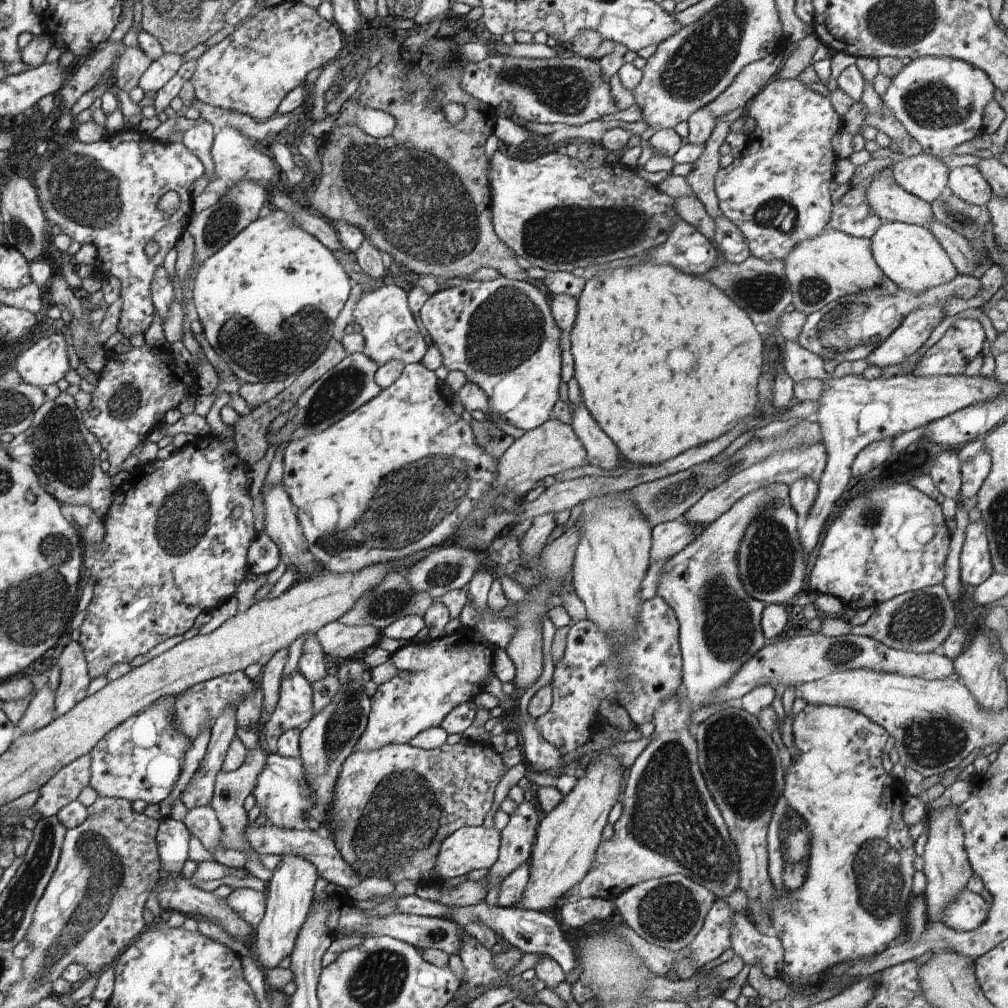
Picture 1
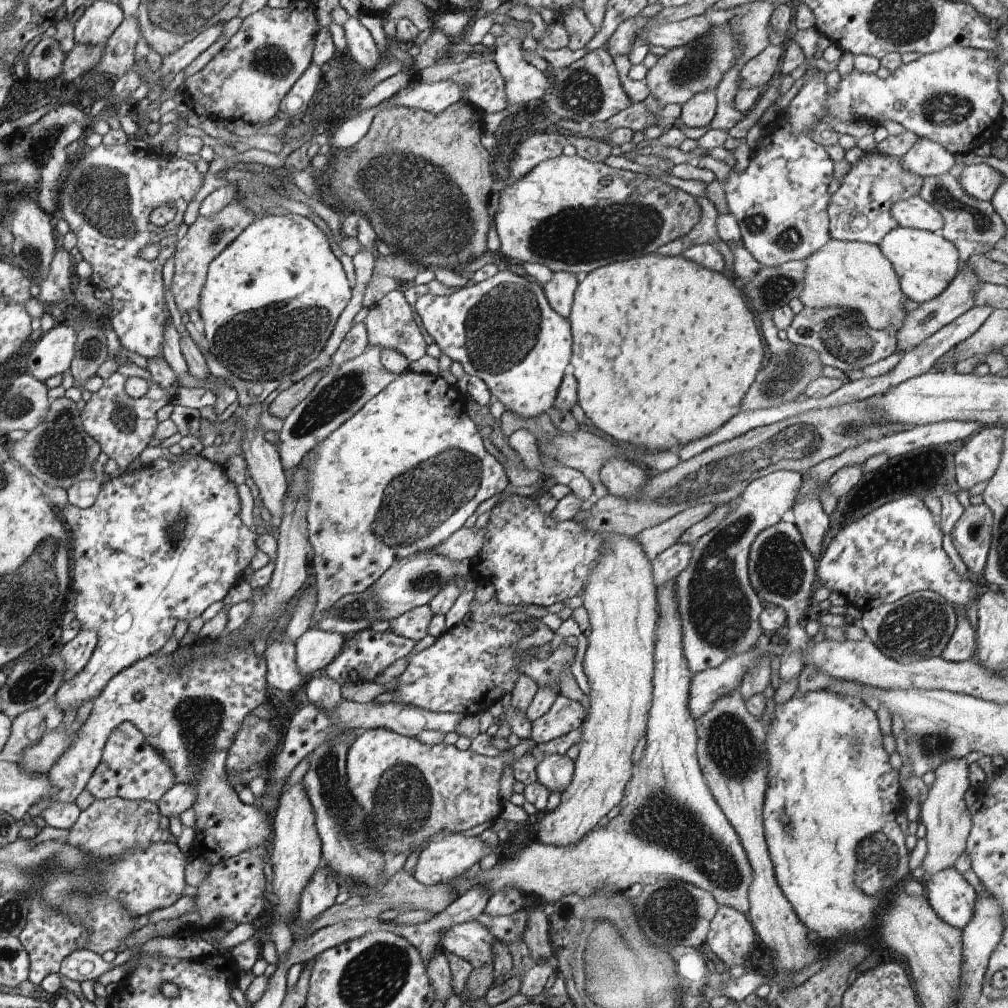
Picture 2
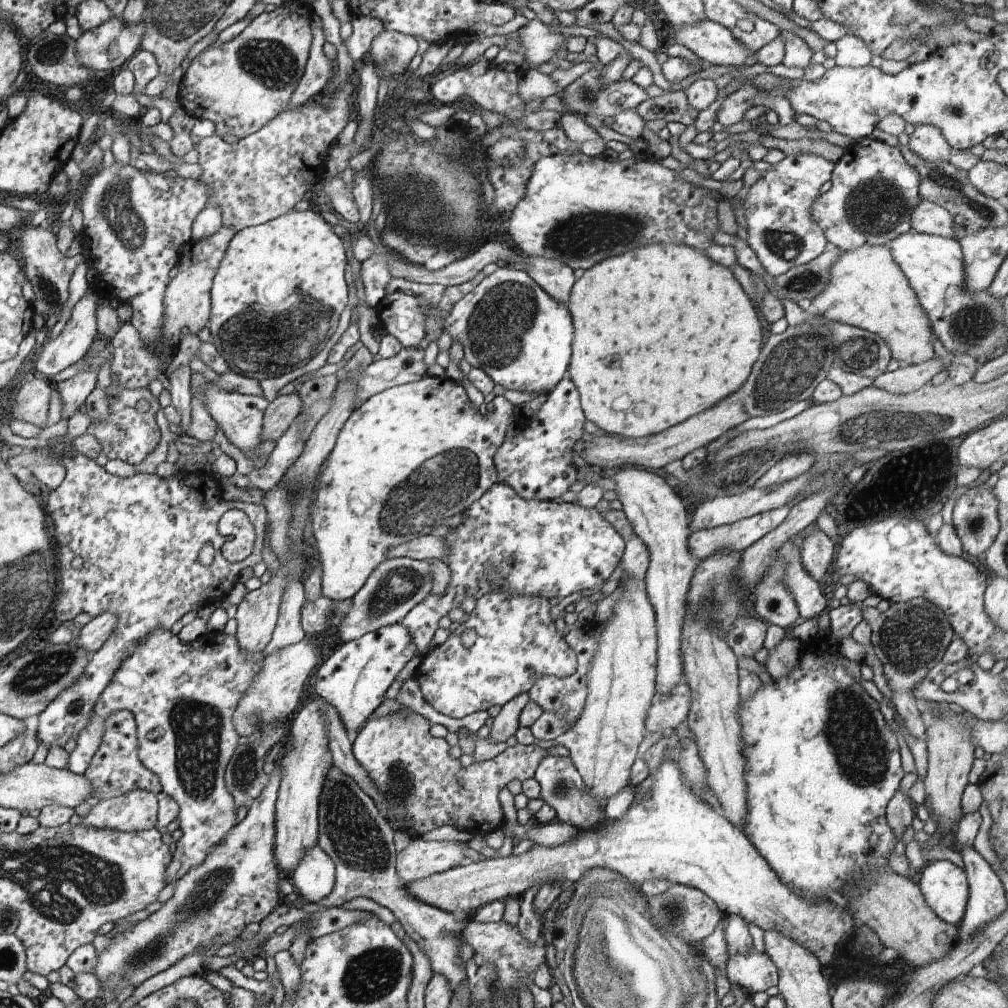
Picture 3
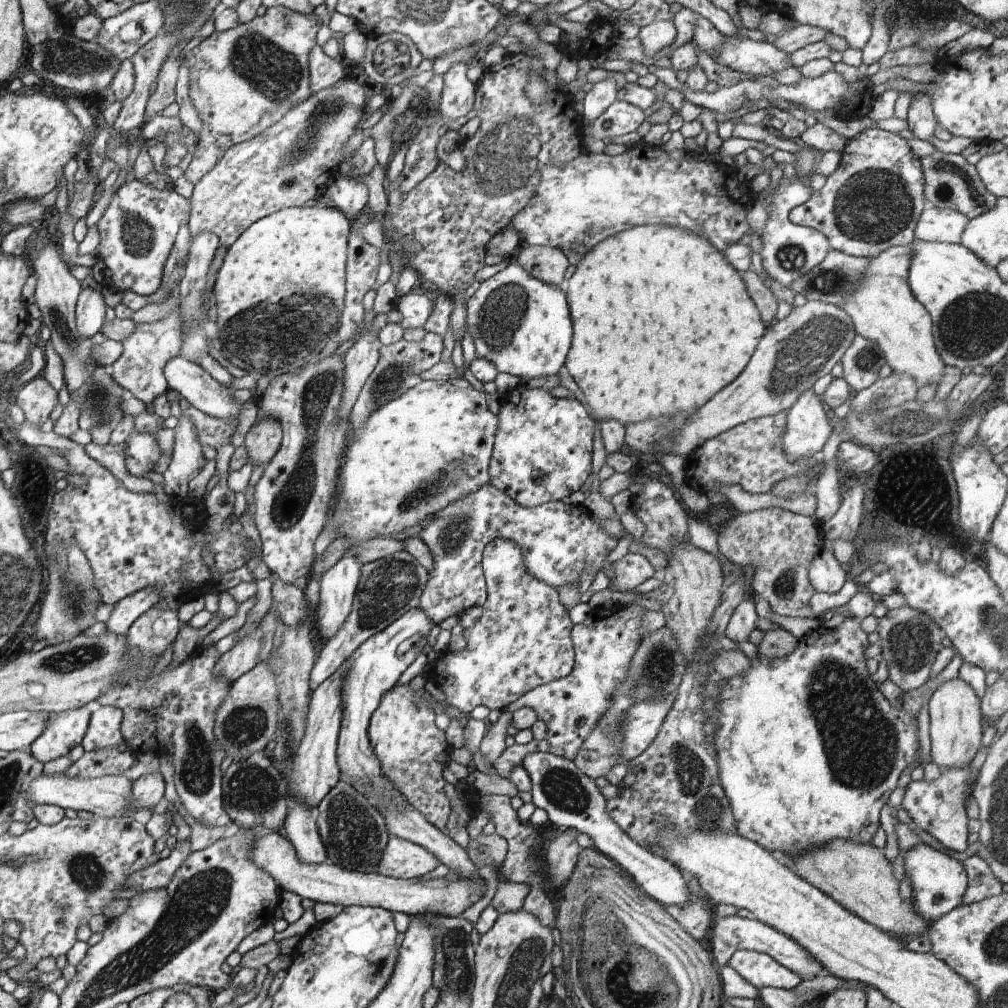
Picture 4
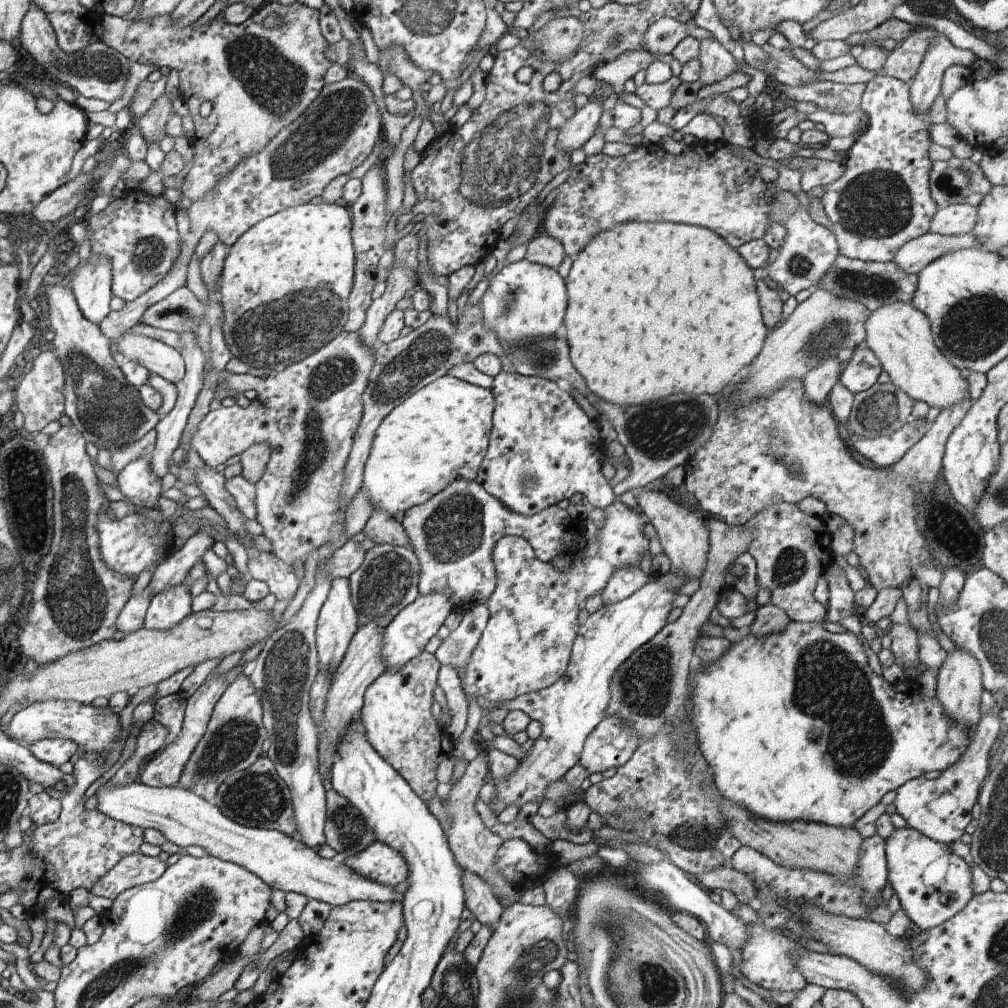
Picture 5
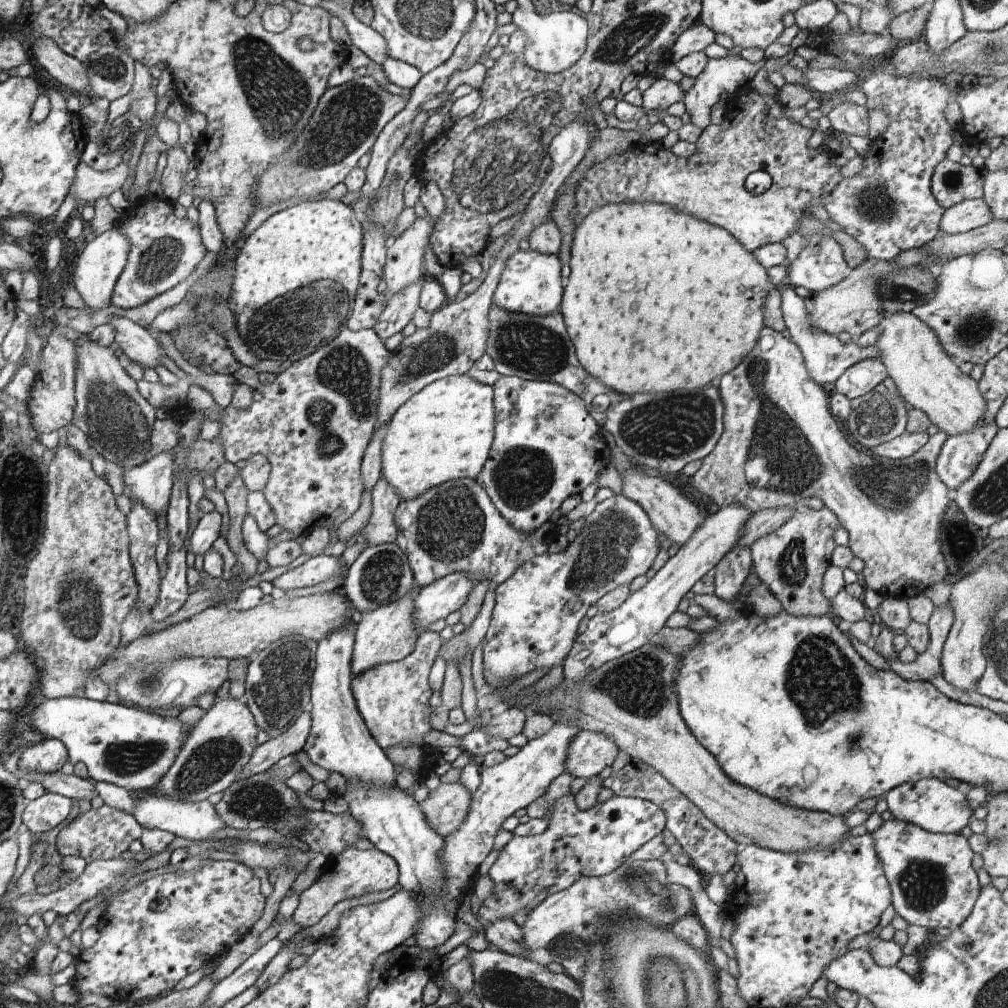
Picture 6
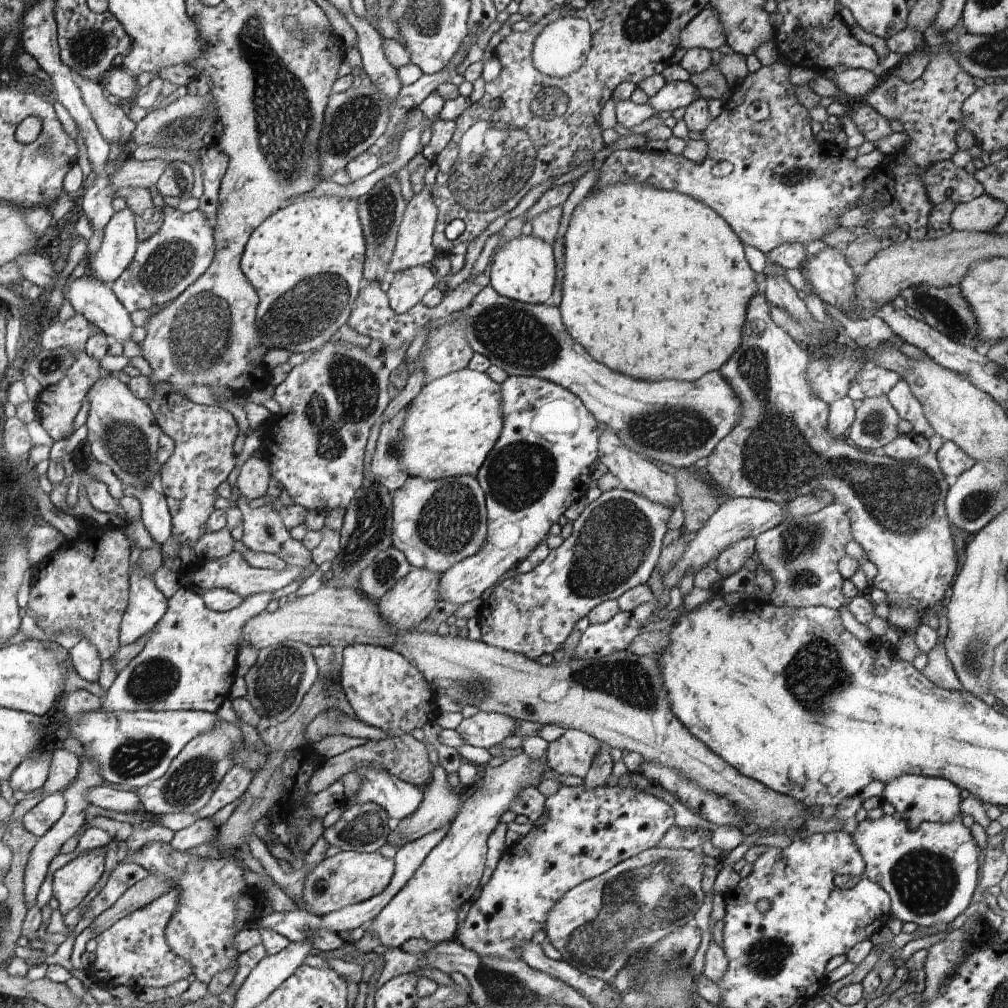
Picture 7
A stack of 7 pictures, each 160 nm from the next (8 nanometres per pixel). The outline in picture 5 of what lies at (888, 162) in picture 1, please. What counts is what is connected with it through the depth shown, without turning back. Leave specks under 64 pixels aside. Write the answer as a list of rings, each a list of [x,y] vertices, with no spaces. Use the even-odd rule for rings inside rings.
[[[936,33],[910,82],[909,97],[915,111],[929,114],[934,99],[942,92],[941,80],[948,66],[958,64],[972,68],[977,59],[978,56],[972,50],[960,50],[944,33]]]

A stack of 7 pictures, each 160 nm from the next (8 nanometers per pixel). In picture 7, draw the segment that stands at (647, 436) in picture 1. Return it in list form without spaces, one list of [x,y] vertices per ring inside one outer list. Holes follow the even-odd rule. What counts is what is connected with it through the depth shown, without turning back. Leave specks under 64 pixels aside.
[[[636,179],[600,187],[589,193],[574,208],[569,228],[565,232],[562,304],[558,306],[562,322],[570,336],[574,336],[574,340],[578,340],[598,362],[604,362],[608,368],[640,380],[694,380],[710,370],[718,371],[742,342],[742,329],[747,317],[746,306],[754,293],[763,291],[764,284],[758,285],[754,280],[754,271],[746,261],[743,248],[743,242],[722,216],[687,194],[666,192]]]

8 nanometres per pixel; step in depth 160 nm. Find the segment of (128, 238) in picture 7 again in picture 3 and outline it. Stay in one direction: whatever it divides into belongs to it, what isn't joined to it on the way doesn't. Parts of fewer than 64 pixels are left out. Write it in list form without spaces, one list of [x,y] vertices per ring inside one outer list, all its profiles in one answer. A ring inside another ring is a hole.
[[[88,288],[84,296],[74,306],[70,319],[60,335],[54,338],[54,340],[49,338],[44,345],[37,349],[33,359],[36,364],[37,374],[40,377],[52,382],[52,378],[66,370],[69,366],[77,363],[89,352],[91,345],[96,341],[96,337],[99,336],[97,330],[96,309],[98,305],[96,304],[96,295],[96,290]]]

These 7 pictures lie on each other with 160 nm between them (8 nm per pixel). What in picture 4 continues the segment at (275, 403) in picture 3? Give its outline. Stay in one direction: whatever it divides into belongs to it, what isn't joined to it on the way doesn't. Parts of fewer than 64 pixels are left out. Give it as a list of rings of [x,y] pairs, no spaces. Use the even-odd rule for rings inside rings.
[[[258,419],[245,437],[245,449],[253,466],[268,464],[283,439],[281,424],[276,419]]]

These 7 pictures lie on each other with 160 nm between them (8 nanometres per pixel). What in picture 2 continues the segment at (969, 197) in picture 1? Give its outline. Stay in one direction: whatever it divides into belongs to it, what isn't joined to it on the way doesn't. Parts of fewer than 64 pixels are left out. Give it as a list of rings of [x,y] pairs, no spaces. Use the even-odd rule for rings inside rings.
[[[974,164],[962,170],[958,181],[962,190],[972,198],[979,201],[991,202],[994,192],[1002,184],[1002,173],[994,170],[988,164]]]

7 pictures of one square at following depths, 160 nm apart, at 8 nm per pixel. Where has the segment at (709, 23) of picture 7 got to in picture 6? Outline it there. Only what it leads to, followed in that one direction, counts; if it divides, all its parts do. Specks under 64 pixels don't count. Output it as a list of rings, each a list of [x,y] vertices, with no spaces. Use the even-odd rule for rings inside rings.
[[[700,20],[688,27],[671,48],[671,62],[677,63],[681,58],[693,52],[704,51],[706,46],[715,42],[716,33]]]

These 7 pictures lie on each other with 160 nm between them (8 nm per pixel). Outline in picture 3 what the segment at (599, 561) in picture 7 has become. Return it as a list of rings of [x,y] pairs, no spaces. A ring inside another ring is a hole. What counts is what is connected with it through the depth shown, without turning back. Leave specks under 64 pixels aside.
[[[496,589],[488,591],[476,601],[475,609],[462,620],[458,628],[447,640],[434,648],[422,658],[416,671],[423,697],[439,713],[452,718],[464,718],[478,710],[488,710],[490,706],[504,706],[514,697],[527,693],[533,684],[542,677],[558,678],[570,676],[576,672],[578,665],[577,652],[570,648],[565,636],[558,633],[555,622],[550,617],[550,603],[547,598],[522,593],[507,593]],[[476,630],[474,645],[465,648],[462,645],[462,632]]]

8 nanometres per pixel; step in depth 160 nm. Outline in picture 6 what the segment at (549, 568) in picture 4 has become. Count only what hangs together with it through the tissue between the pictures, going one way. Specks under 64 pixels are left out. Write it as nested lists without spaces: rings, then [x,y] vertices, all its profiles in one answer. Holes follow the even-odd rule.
[[[471,478],[454,479],[443,482],[437,487],[423,492],[413,499],[404,499],[395,508],[394,520],[396,527],[395,543],[406,553],[414,580],[420,588],[445,577],[453,572],[467,572],[475,576],[479,582],[490,580],[489,590],[508,580],[516,569],[532,560],[536,555],[548,553],[548,545],[544,542],[532,545],[528,537],[534,533],[516,531],[511,524],[502,518],[488,493],[478,480]]]

